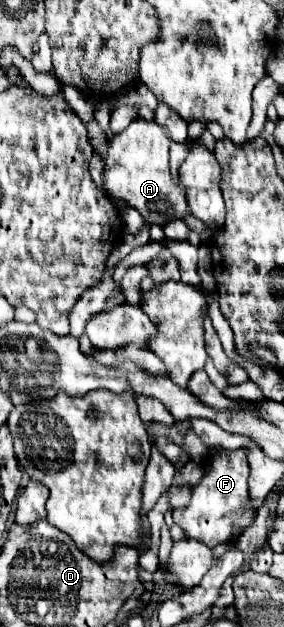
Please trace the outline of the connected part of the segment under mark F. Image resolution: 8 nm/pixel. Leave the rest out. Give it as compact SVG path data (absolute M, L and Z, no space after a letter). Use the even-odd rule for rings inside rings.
M243 448L209 450L205 464L203 464L203 478L197 486L193 486L189 506L173 508L175 524L185 530L187 538L195 538L195 540L207 544L209 548L229 542L231 538L241 534L245 528L249 528L257 518L255 510L251 508L247 478L249 478L247 450L243 450Z

